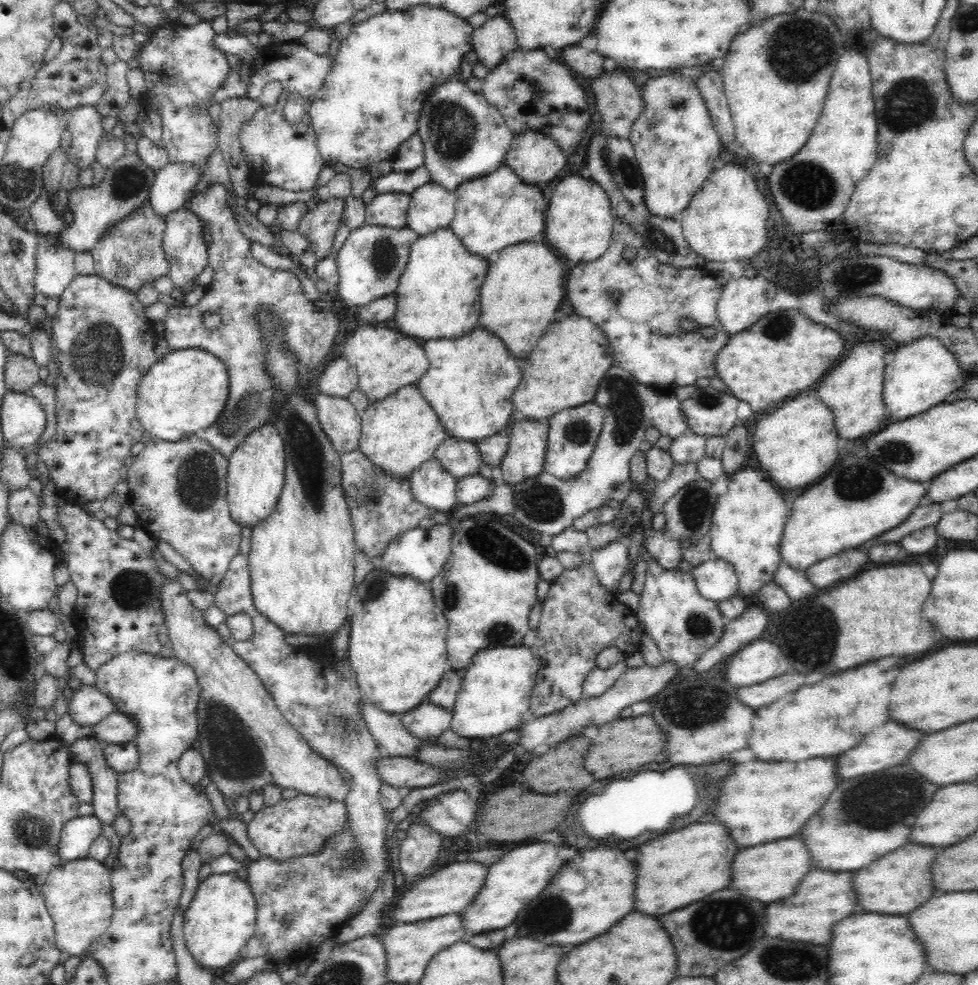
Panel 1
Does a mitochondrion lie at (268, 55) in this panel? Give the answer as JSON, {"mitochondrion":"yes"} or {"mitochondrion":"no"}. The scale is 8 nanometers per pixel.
{"mitochondrion":"no"}

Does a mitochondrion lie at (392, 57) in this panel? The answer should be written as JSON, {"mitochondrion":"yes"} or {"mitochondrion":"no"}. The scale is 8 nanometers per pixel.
{"mitochondrion":"no"}

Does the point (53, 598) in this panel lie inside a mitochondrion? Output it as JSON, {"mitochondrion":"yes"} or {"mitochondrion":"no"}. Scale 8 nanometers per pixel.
{"mitochondrion":"no"}

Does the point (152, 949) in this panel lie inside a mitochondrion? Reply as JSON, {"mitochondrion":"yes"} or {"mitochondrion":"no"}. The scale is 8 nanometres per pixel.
{"mitochondrion":"no"}

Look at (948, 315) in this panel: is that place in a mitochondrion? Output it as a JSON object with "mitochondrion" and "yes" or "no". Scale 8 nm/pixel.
{"mitochondrion":"no"}

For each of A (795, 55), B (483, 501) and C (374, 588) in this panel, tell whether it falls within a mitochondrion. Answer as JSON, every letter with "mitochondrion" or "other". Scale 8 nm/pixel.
{"A":"mitochondrion","B":"other","C":"mitochondrion"}

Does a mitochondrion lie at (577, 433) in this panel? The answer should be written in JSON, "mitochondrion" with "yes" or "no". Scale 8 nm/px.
{"mitochondrion":"yes"}

